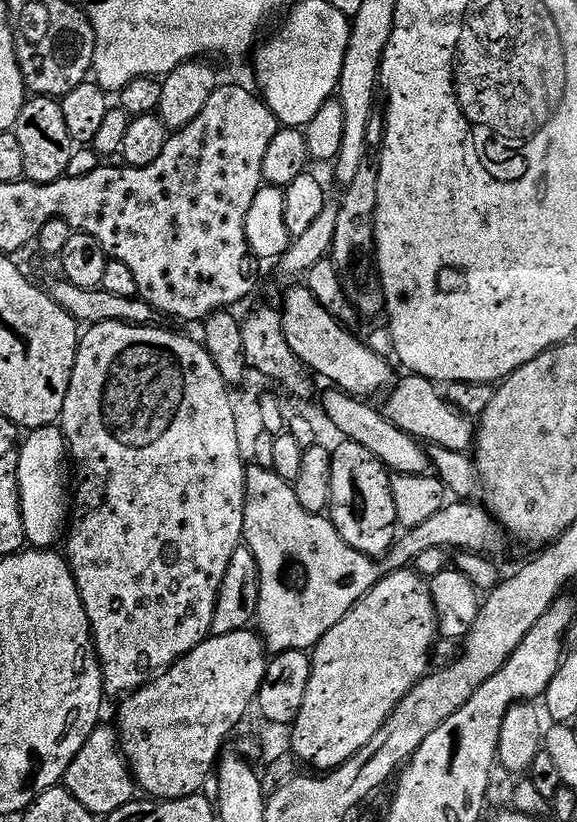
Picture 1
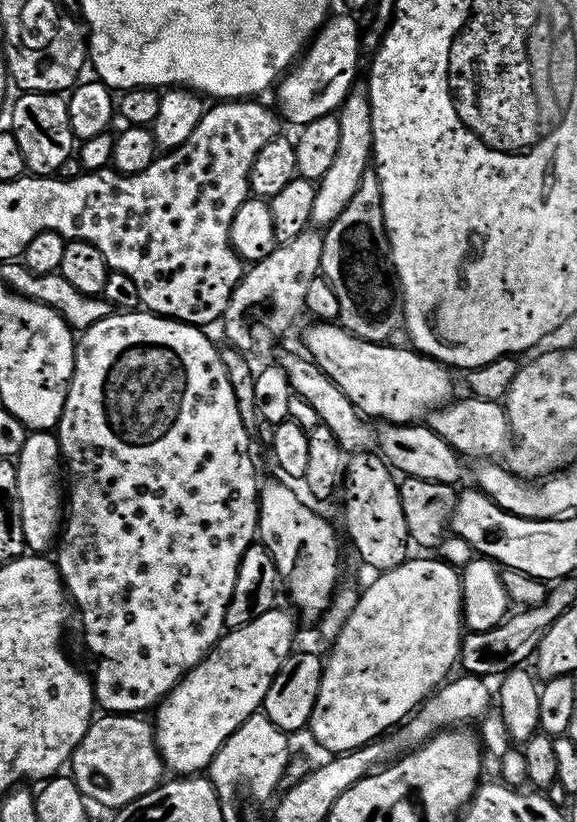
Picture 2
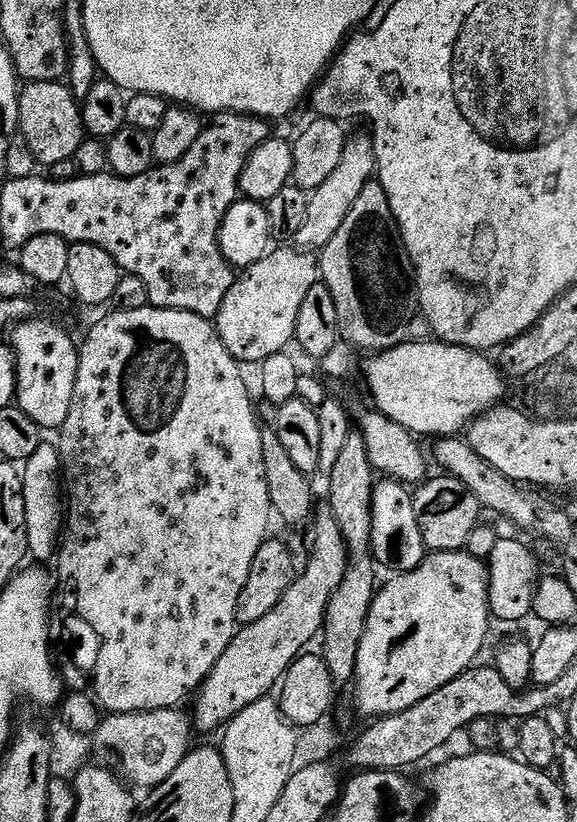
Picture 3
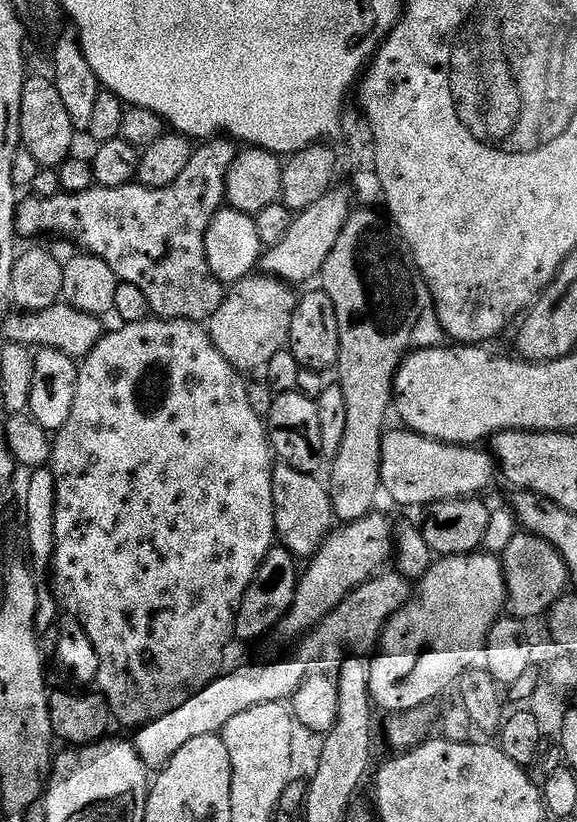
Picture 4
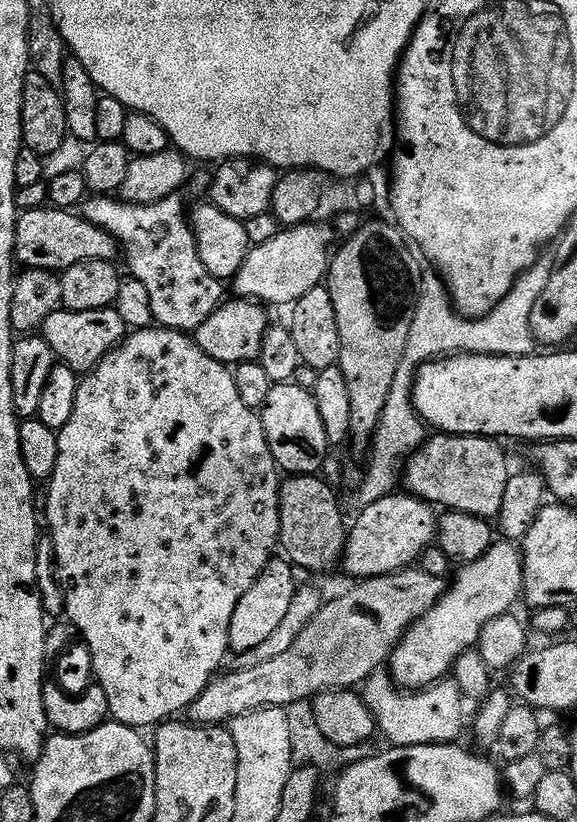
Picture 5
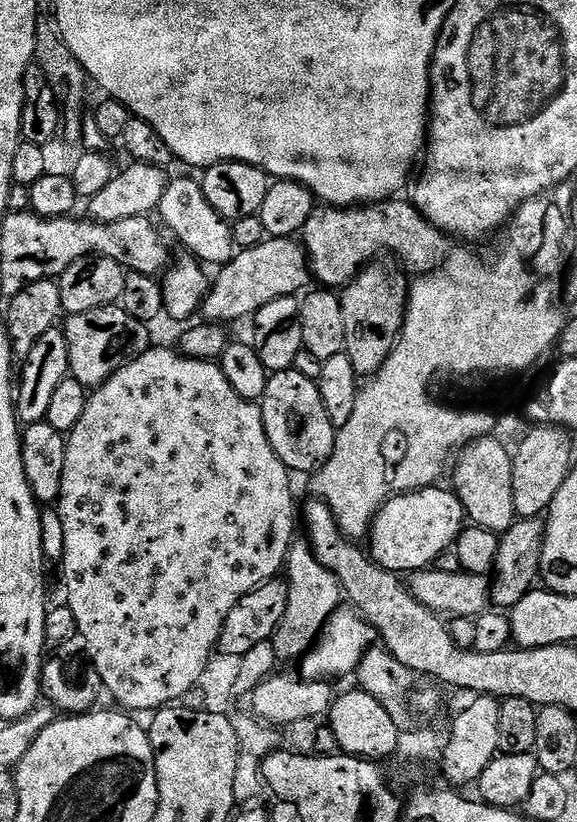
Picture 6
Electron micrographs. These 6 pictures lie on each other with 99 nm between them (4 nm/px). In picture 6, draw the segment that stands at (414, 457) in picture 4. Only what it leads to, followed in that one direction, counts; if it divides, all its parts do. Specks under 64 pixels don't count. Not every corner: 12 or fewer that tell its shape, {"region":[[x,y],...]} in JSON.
{"region":[[493,436],[459,451],[452,486],[475,527],[515,523],[512,458]]}

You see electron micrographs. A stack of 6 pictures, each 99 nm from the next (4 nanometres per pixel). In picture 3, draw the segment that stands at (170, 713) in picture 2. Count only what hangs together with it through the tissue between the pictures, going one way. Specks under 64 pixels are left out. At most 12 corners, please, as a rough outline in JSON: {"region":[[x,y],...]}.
{"region":[[328,506],[304,573],[199,689],[199,731],[265,699],[321,635],[346,572]]}

